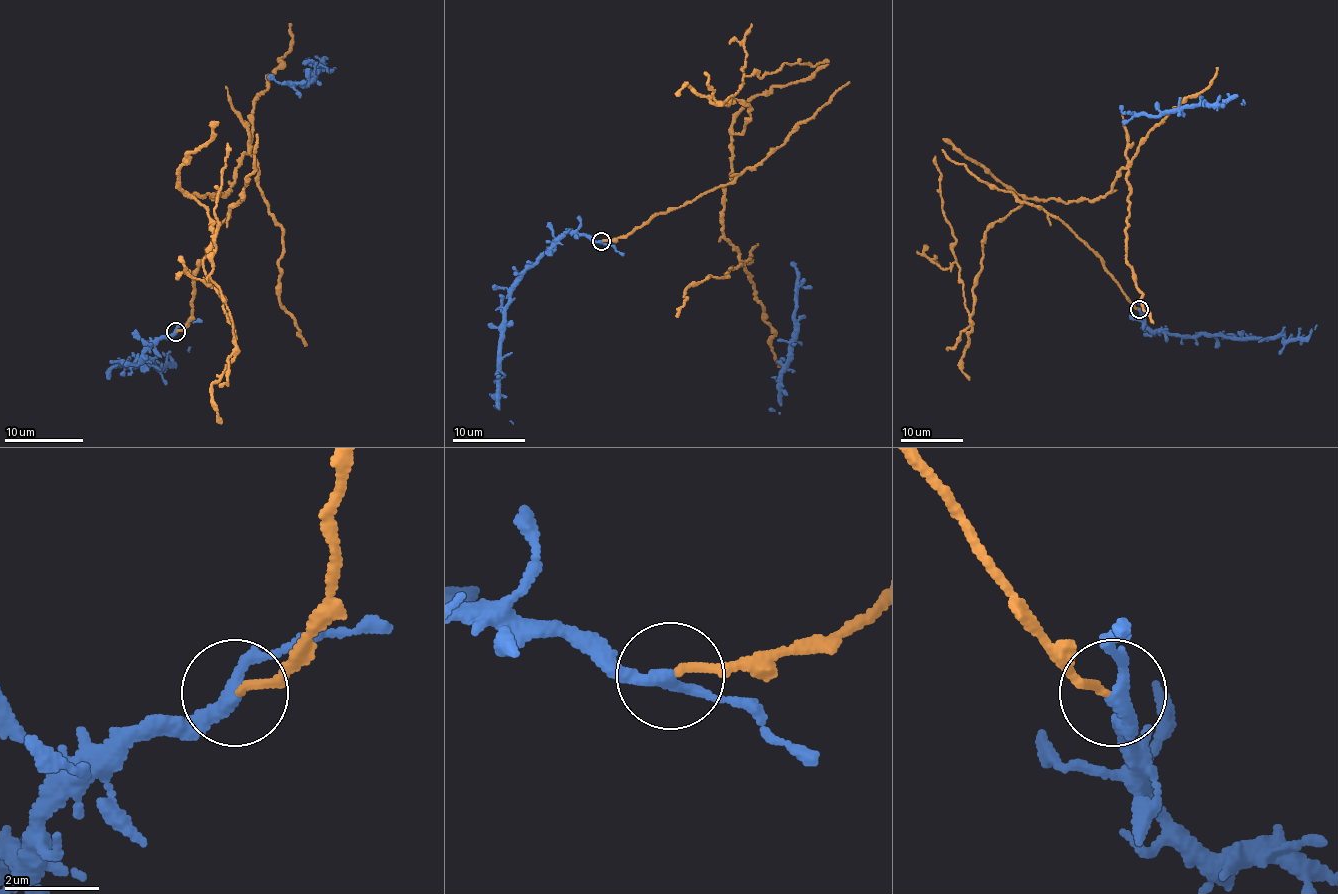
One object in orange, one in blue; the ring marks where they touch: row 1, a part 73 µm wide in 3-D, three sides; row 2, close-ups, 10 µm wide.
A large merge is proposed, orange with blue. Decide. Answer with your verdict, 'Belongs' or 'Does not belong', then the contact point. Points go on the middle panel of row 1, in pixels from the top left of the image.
Does not belong. Place: (601, 241)

